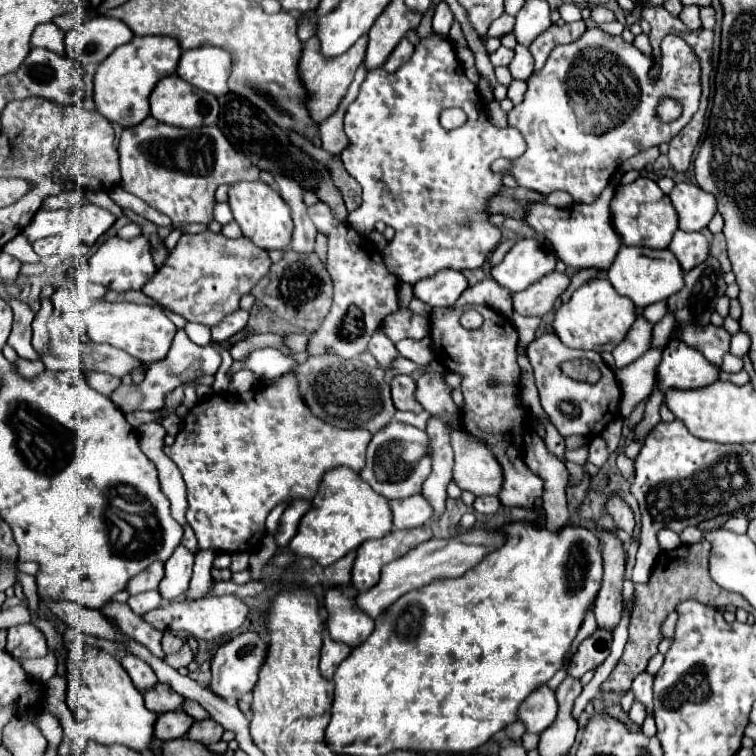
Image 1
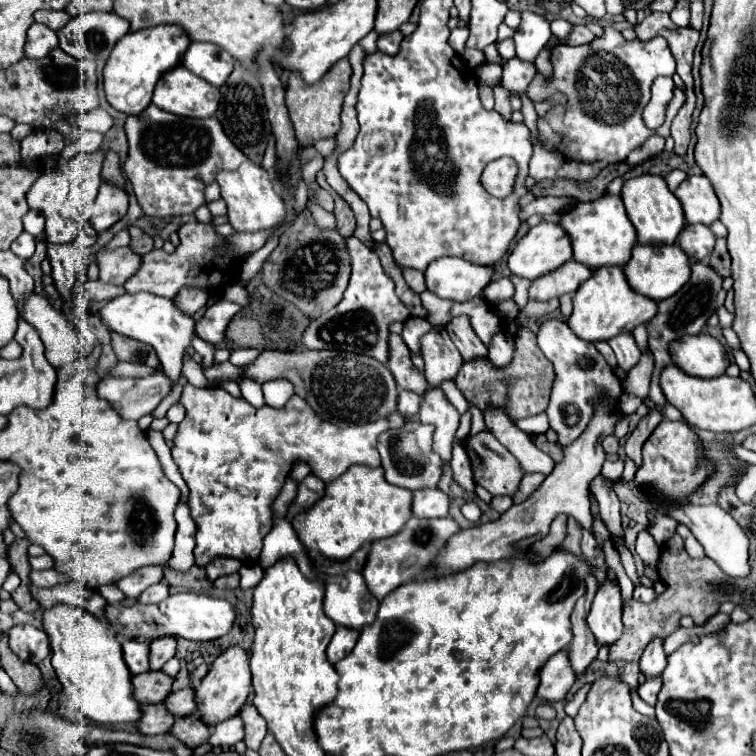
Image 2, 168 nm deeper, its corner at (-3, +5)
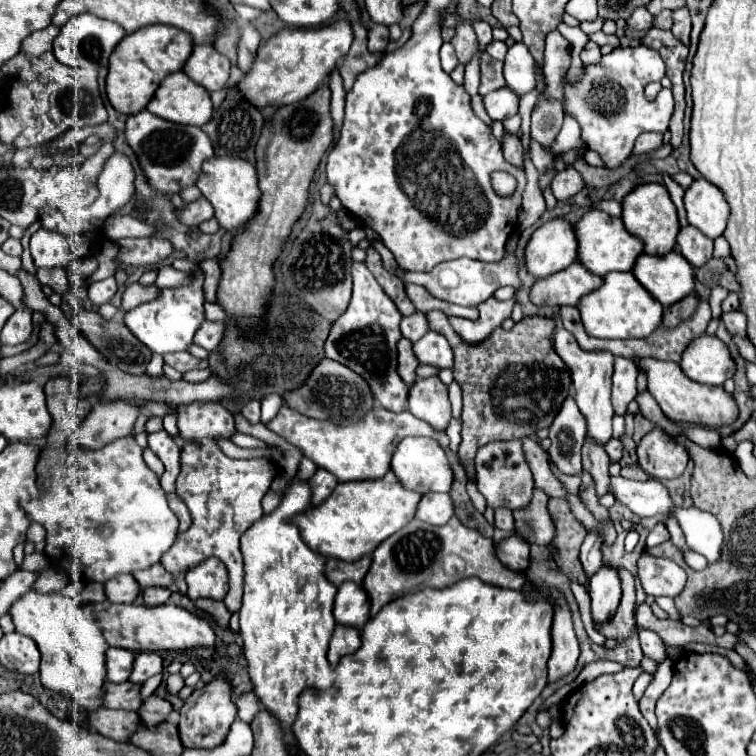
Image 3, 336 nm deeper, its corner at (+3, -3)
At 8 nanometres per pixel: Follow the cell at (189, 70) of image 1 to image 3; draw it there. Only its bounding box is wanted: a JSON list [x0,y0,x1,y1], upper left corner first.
[184,45,230,91]

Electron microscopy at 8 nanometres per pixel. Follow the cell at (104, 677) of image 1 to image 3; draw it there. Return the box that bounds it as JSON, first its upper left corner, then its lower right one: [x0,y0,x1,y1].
[8,591,106,711]

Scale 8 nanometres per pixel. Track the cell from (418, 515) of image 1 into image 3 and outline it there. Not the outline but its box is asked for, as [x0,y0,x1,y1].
[416,493,454,527]

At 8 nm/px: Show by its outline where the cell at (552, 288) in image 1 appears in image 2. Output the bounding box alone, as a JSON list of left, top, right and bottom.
[530,259,592,301]

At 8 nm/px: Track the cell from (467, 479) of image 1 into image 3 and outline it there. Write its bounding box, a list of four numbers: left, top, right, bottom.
[474,441,534,509]

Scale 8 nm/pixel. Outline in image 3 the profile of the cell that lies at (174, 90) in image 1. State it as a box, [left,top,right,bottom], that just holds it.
[146,71,214,127]

